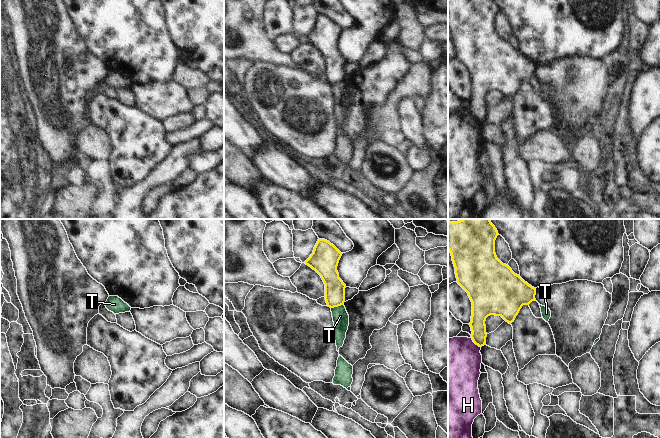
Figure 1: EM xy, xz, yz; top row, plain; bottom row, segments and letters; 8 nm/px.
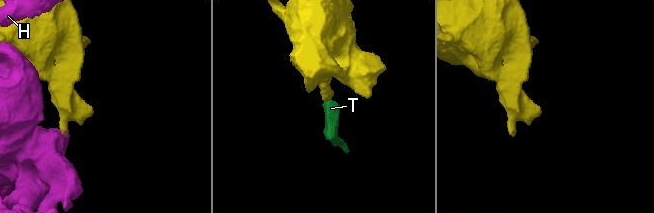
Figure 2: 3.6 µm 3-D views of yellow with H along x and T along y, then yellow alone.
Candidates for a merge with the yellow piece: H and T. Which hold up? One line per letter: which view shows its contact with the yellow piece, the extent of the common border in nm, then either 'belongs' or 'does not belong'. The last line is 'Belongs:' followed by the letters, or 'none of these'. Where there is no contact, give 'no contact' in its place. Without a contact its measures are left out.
H: yz | 120 nm | does not belong
T: xz | 110 nm | does not belong
Belongs: none of these

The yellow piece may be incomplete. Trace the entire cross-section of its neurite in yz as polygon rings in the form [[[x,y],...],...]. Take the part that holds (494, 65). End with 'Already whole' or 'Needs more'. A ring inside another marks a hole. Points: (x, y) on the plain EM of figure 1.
[[[448,0],[448,26],[455,43],[457,59],[468,69],[472,78],[471,114],[482,123],[486,119],[486,94],[501,92],[506,98],[514,98],[523,81],[535,77],[536,64],[503,40],[495,29],[498,7],[493,0]]]. Already whole.

